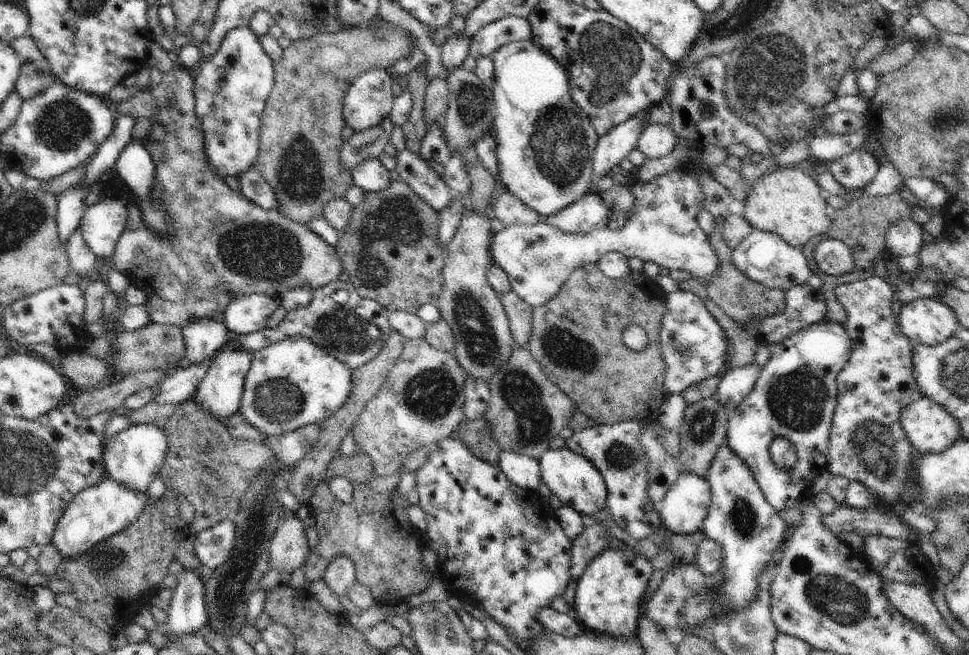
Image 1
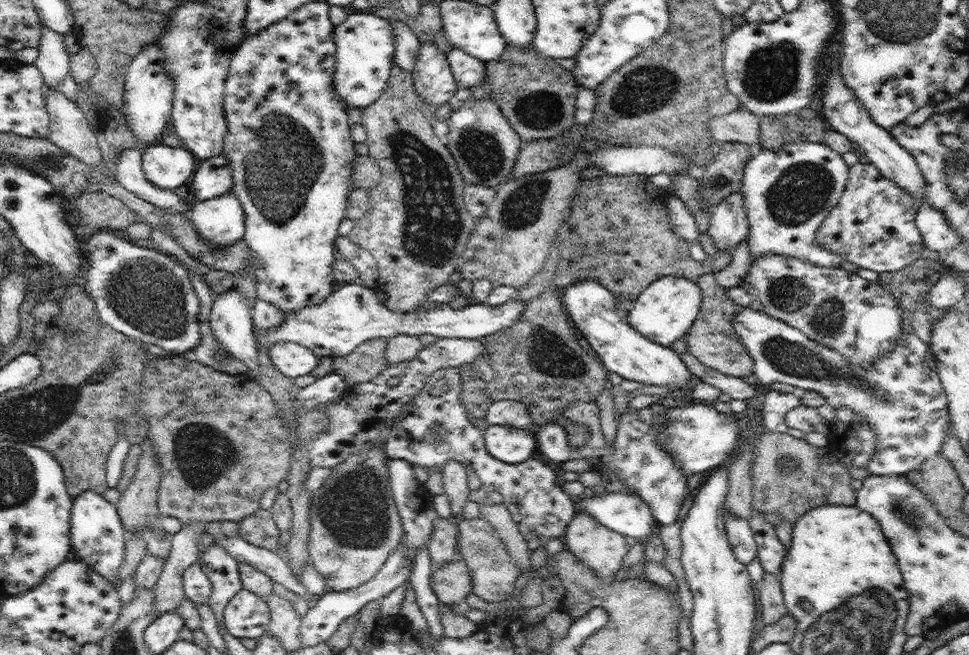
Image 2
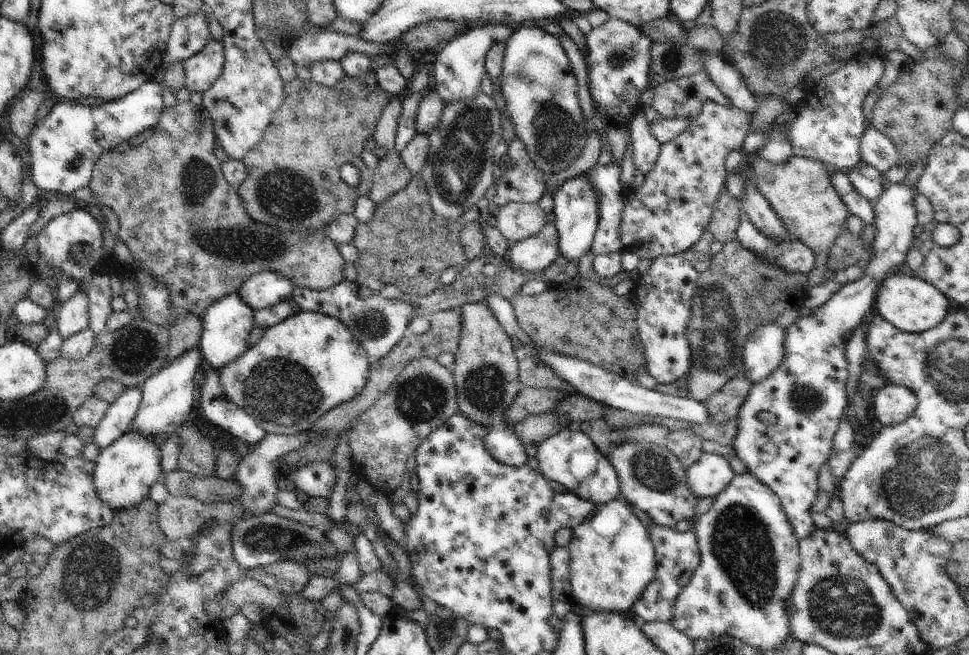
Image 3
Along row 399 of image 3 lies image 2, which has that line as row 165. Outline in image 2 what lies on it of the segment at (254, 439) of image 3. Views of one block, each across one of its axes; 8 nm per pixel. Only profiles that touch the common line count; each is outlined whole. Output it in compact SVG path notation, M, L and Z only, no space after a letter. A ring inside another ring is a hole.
M224 154L203 159L192 175L192 187L196 200L222 196L232 191L232 168Z

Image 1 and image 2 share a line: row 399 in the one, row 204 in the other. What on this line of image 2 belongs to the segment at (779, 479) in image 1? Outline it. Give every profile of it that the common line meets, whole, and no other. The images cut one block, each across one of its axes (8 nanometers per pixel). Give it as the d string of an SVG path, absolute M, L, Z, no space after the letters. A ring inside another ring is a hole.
M817 142L784 143L776 149L762 147L746 163L742 176L742 193L746 209L749 234L747 235L751 260L759 256L786 256L810 262L815 266L839 268L843 259L838 254L819 246L817 235L824 218L838 204L844 192L849 174L849 166L841 154L827 144Z

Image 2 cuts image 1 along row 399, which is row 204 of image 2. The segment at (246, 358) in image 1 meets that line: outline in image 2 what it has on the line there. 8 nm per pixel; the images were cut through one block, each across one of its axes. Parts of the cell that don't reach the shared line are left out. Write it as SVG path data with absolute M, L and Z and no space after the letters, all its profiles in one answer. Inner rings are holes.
M233 191L204 201L195 200L187 214L197 234L217 248L231 246L244 237L245 214Z

